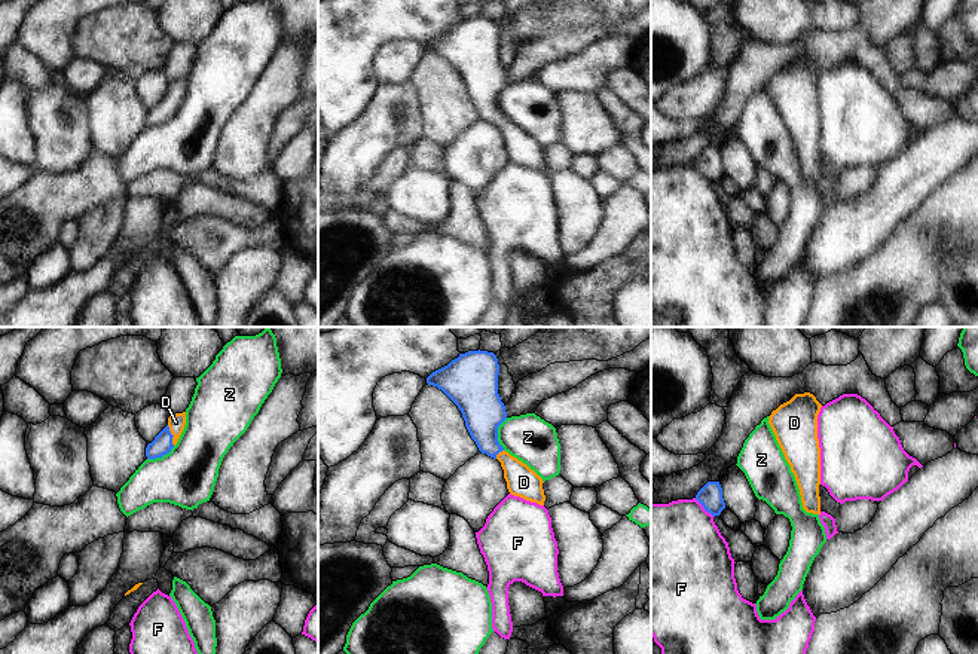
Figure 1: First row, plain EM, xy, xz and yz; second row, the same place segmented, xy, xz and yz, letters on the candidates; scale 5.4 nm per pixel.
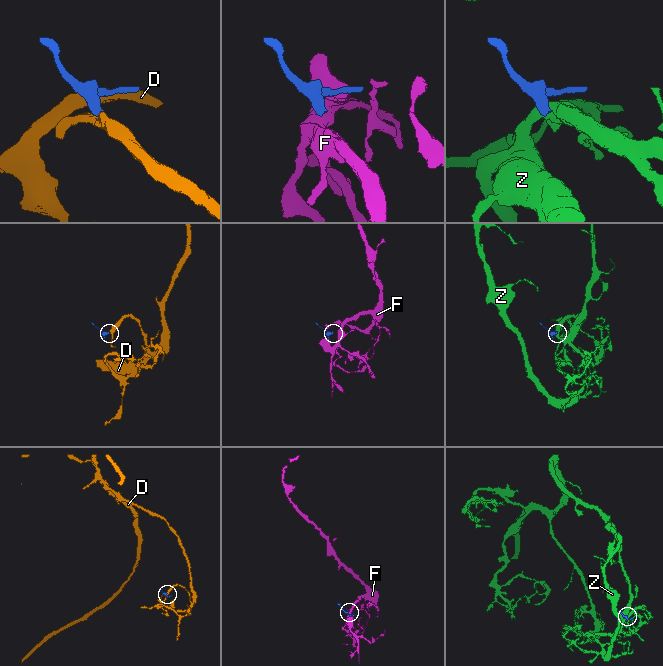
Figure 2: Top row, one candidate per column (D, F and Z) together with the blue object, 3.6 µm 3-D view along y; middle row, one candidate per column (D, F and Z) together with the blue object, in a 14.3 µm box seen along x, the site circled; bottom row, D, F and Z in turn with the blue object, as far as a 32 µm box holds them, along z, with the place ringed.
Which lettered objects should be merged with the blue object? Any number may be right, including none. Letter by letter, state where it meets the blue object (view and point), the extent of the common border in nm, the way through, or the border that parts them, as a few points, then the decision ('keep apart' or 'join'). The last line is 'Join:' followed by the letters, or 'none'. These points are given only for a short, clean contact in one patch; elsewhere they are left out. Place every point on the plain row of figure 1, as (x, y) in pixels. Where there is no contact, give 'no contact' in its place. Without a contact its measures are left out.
D: xy (173, 103) | 120 nm | across xy (162, 110), (173, 103), (176, 89) | join
F: yz (705, 176) | 150 nm | along yz (694, 165), (714, 183) | keep apart
Z: xz (497, 101) | 180 nm | along xz (507, 85), (498, 94), (498, 110), (503, 116) | keep apart
Join: D

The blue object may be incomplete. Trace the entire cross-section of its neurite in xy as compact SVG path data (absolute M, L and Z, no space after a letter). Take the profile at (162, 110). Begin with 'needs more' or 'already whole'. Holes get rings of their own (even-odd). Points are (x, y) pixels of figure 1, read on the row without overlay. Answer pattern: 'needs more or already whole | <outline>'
needs more | M186 79L168 85L168 92L146 114L147 126L162 125L177 111L186 92Z

